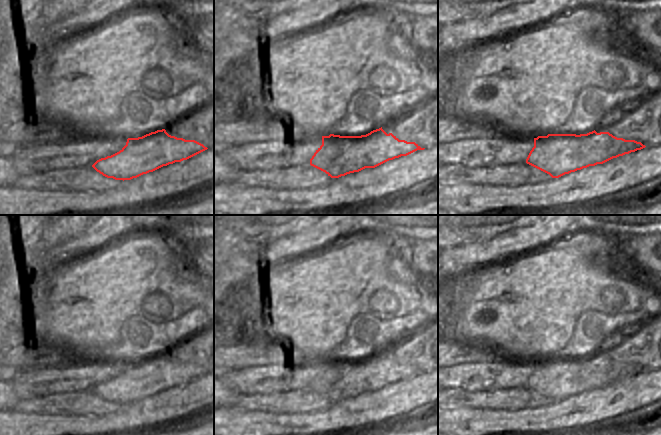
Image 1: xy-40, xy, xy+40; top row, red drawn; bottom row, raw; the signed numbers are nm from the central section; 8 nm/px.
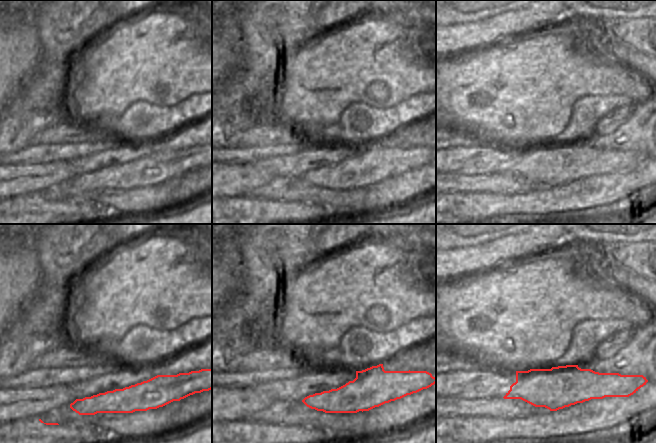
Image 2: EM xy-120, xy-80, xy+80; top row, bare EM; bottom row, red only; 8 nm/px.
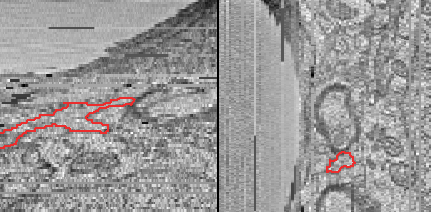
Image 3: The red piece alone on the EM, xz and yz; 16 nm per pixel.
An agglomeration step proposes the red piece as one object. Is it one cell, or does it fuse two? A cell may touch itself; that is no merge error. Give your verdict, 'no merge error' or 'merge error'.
merge error

